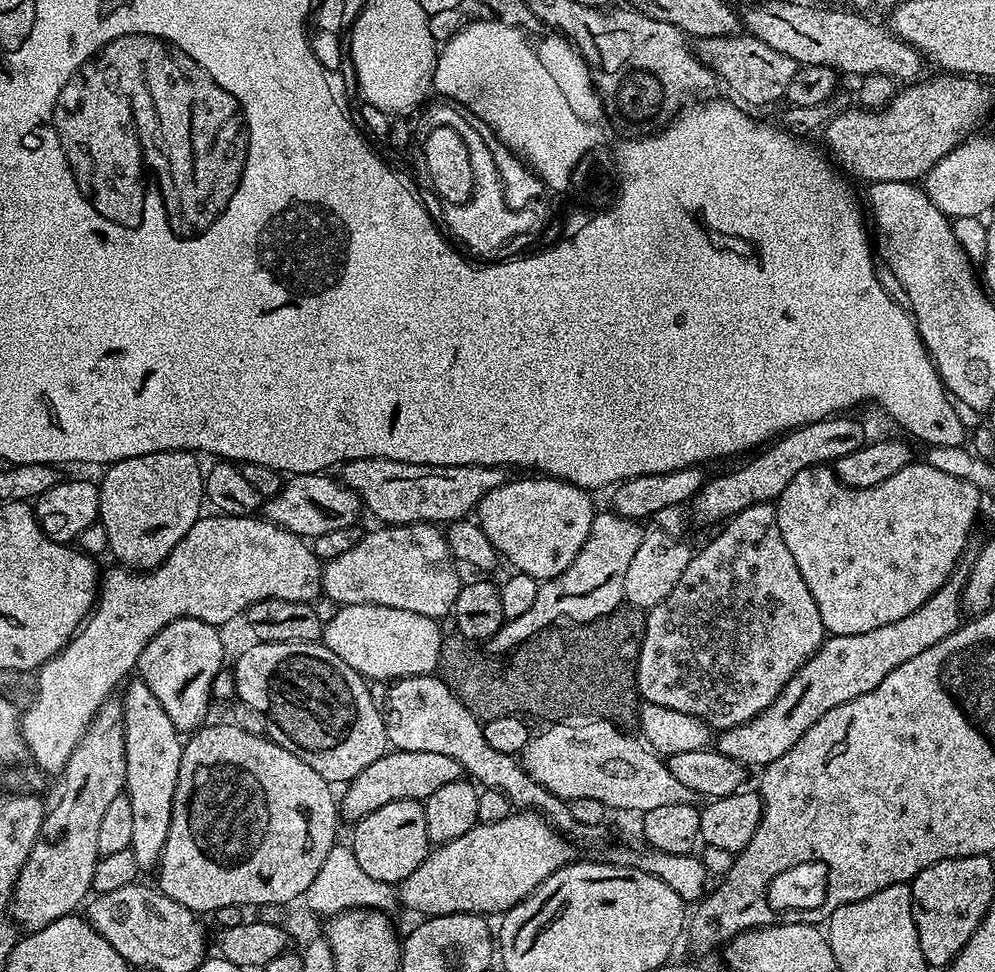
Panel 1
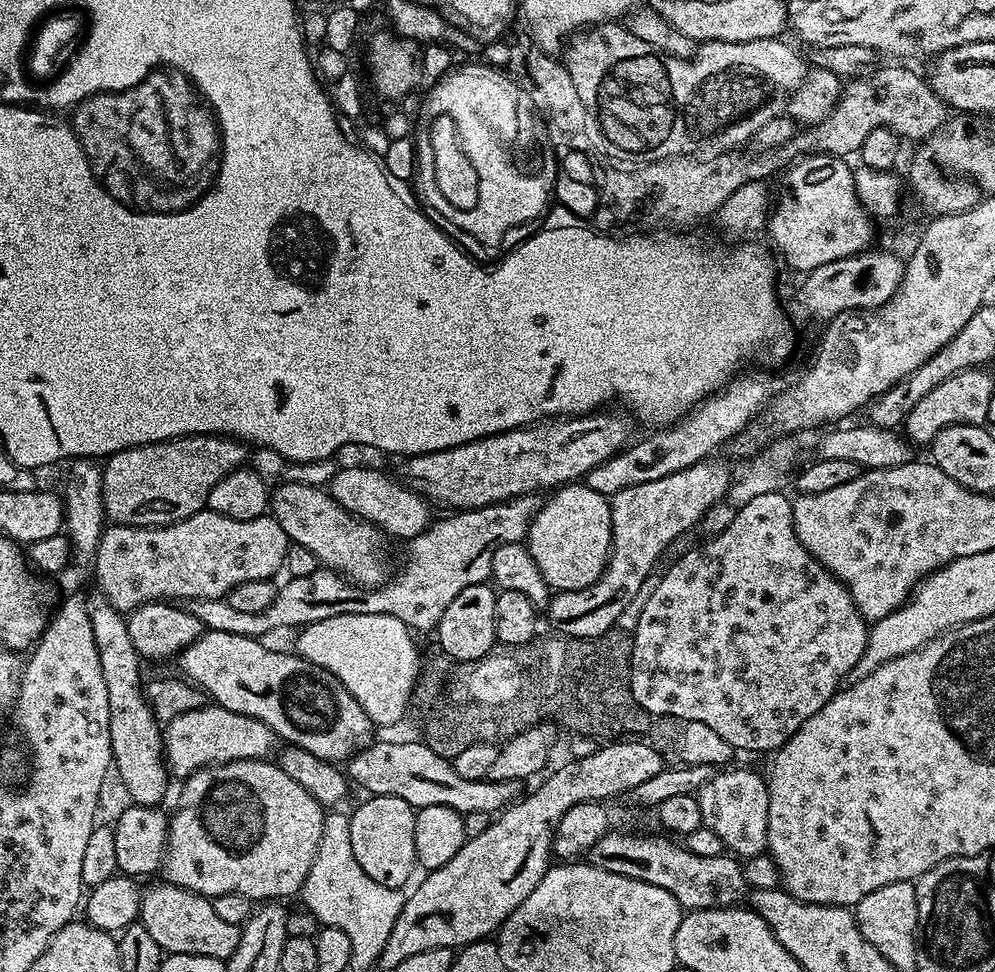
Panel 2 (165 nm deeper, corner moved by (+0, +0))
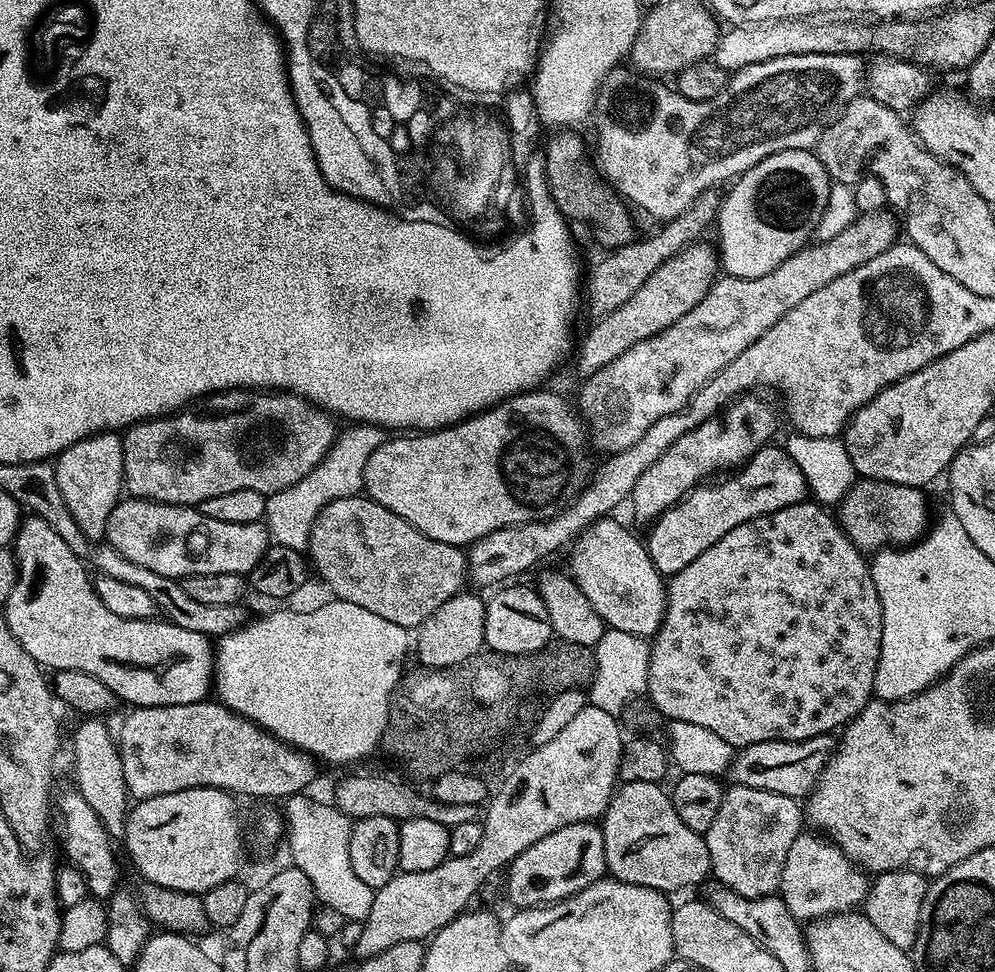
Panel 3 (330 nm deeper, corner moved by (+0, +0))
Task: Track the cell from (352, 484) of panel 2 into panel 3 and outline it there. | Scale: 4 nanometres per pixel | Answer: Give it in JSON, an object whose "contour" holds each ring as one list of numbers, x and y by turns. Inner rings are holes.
{"contour":[[533,390,521,392,519,396,509,396,492,408,469,415,468,419,460,421,459,424,451,424,448,428,438,428,423,434,396,434,393,435,396,436,393,440,392,437,385,439,366,462,363,491,368,499,378,502,378,506,386,506,386,510,398,514,398,518,422,530,426,538,434,538,438,542,457,546,471,546,474,541,481,540,486,534,494,534,494,530,502,530,506,526,529,524,535,520,549,520,554,513,576,499,578,493,588,483,594,471,594,464,588,461,590,436,579,411,573,405,571,408,558,393,540,391]]}

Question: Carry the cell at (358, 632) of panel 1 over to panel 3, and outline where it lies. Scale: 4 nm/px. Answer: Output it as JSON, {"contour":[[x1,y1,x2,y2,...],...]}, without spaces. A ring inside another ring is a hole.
{"contour":[[328,598,321,608,312,608,309,612,268,612,257,620,247,622,219,637,214,644,214,692,219,703,232,712,253,720,259,728,265,728,272,736,277,736,284,744,289,744,299,752,306,752,317,761,325,760,328,764,352,764,363,756,380,748,380,740,384,737,388,721,388,703,396,683,405,671,404,655,410,652,410,632,402,626,394,626,394,622,386,622,386,618,378,618,378,614,370,614,370,610,362,610,362,606,354,606,354,602,346,602]]}

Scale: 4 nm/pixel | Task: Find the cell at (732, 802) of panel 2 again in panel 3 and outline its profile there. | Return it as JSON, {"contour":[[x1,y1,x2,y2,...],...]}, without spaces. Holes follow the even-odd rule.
{"contour":[[732,784,724,793,722,806,718,806,714,822,710,822,710,830,703,833,706,850,710,850,711,875,719,883,746,898,771,896,780,887,780,875,786,862,786,854,801,834,802,804,799,799,774,794,770,790,754,790,754,786]]}

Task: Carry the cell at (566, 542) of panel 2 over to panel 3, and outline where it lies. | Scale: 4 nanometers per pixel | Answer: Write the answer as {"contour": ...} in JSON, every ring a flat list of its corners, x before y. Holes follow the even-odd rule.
{"contour":[[601,518,576,537,571,545,572,568,570,575,575,580,578,590,586,594,590,606,600,615,608,628,626,630,626,634,651,638,655,636,664,617,664,597,666,595,666,580,654,566,645,541,640,540,628,528,623,528,616,518]]}

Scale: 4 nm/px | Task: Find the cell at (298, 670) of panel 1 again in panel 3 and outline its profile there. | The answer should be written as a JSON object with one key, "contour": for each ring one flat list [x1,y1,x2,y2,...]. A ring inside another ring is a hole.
{"contour":[[28,514,21,519,20,530,17,532,14,541,14,553,16,581,13,590,10,591,8,600,2,605,2,611,4,611,2,612,2,619,10,626,10,634,14,634,14,638,18,638,22,650,26,650,26,654,30,654,30,658,34,658,34,662,38,662,41,668,51,670,53,673,62,670,82,670,82,674,90,674,94,678,106,682,106,686,110,686,110,690,115,694,117,701,124,703,125,700,128,706,137,708,182,706,183,704,193,704,199,700,209,699,214,688,214,644,209,637,194,634,194,630,182,630,182,626,172,624,163,618,153,618,151,620,118,618,118,614,106,610,106,606,102,606,102,598,98,598,96,593,93,577,91,575,88,577,89,569,86,567,85,561,77,558,74,550,70,550,70,546,66,546,66,541,52,529,50,522,46,522,40,516]]}

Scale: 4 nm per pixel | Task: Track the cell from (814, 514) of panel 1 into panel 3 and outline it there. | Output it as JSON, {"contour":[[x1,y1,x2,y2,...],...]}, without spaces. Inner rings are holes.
{"contour":[[861,479,849,488,840,501,838,523,850,542,854,542,854,546,865,554,875,553,885,546,914,544,930,527,928,500,923,494,920,488]]}

